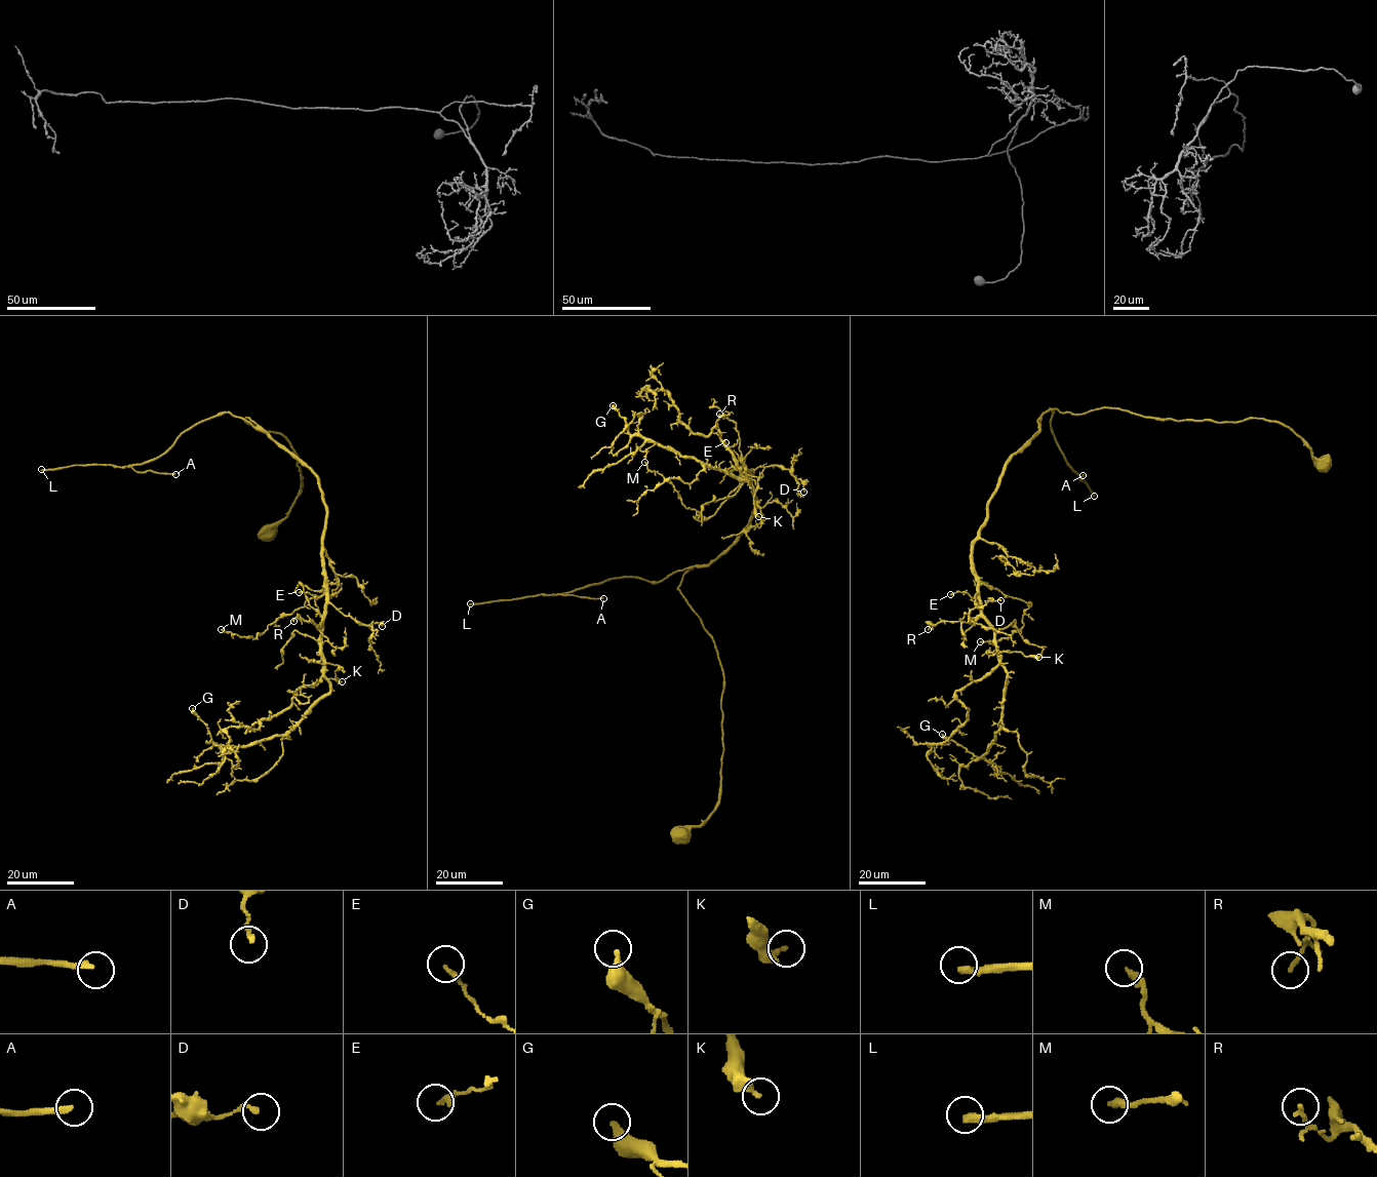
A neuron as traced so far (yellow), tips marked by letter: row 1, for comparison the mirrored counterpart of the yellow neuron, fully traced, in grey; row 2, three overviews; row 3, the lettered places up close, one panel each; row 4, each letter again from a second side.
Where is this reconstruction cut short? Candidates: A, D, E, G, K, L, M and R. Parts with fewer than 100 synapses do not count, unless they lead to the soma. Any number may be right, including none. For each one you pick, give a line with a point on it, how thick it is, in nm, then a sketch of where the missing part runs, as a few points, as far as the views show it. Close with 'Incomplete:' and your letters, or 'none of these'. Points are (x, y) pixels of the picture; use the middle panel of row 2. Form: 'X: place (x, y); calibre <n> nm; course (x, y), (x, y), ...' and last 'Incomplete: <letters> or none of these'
A: place (603, 598); calibre 240 nm; course (603, 598), (754, 565), (818, 543), (829, 525), (812, 510), (812, 502), (788, 466), (786, 474)
L: place (470, 603); calibre 280 nm
Incomplete: A, L

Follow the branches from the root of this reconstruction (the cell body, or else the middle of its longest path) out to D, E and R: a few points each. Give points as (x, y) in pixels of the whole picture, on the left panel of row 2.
D: (267, 533), (302, 479), (284, 436), (246, 417), (317, 478), (328, 600), (382, 626)
E: (267, 533), (302, 479), (284, 436), (246, 417), (310, 469), (322, 494), (322, 615), (299, 592)
R: (267, 533), (302, 479), (284, 436), (246, 417), (310, 469), (326, 509), (323, 621), (293, 621)

